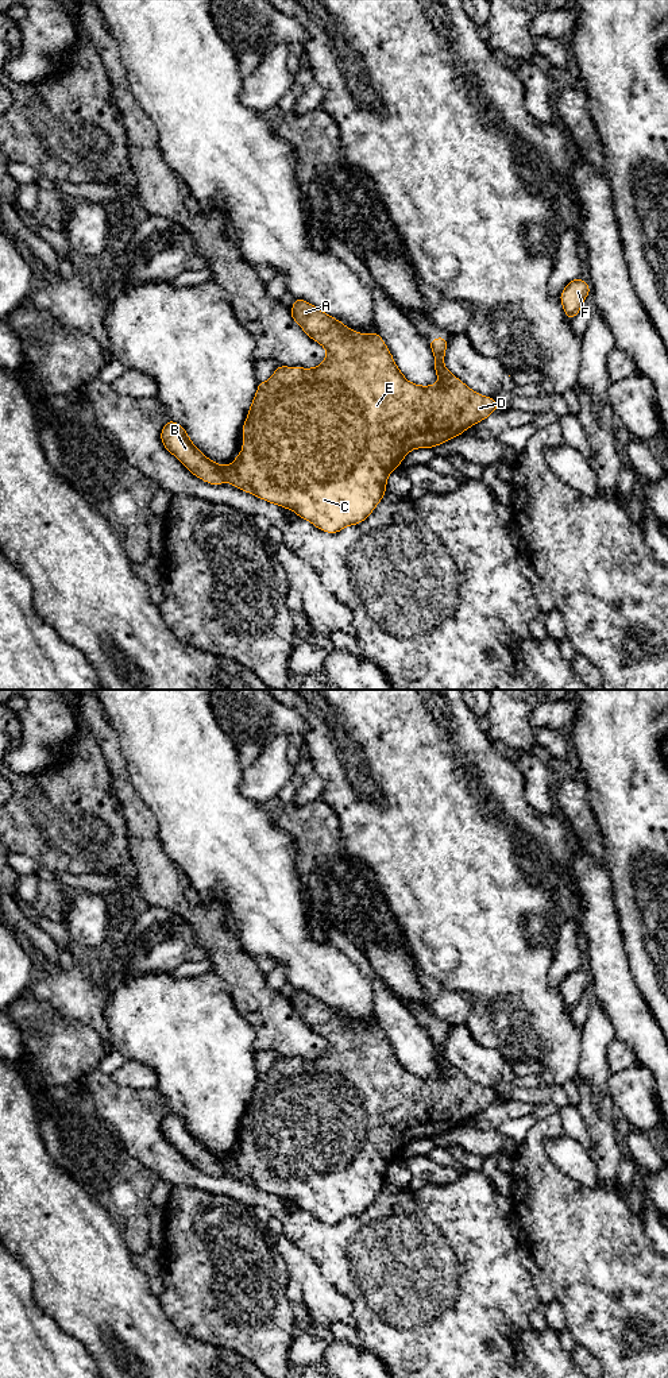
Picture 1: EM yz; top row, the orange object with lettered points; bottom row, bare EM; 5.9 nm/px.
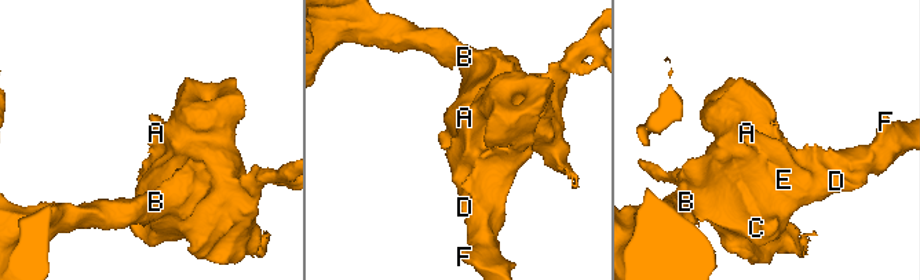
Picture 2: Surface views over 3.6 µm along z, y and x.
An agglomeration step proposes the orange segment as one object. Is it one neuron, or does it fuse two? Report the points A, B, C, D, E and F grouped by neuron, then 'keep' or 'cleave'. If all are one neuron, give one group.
groups A B C D E F; keep

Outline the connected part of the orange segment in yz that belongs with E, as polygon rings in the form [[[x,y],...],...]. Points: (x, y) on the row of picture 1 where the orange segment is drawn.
[[[294,298],[290,314],[310,339],[325,347],[327,358],[314,368],[279,364],[267,382],[259,382],[243,425],[243,451],[232,464],[209,460],[179,424],[169,420],[162,428],[165,448],[197,478],[213,486],[229,482],[294,510],[327,533],[337,533],[372,513],[383,499],[389,474],[409,451],[443,444],[499,408],[497,401],[475,393],[445,368],[448,339],[429,341],[439,382],[418,386],[402,375],[377,332],[356,333],[300,298]]]

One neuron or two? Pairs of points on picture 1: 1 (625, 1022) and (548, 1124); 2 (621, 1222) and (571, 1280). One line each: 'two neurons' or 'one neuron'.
1: two neurons
2: one neuron

